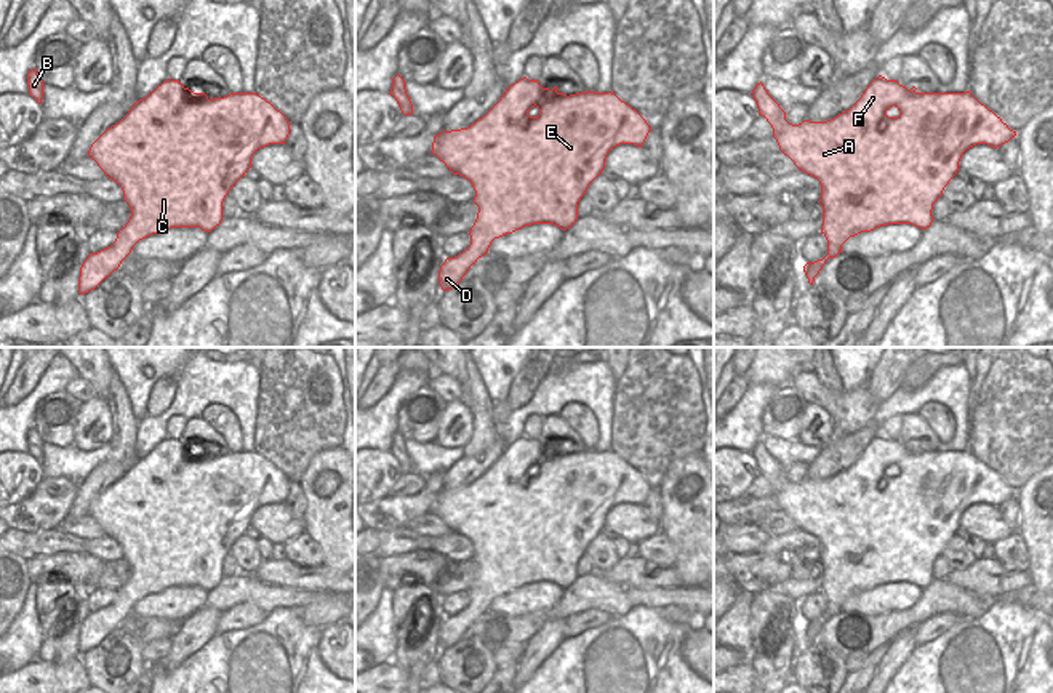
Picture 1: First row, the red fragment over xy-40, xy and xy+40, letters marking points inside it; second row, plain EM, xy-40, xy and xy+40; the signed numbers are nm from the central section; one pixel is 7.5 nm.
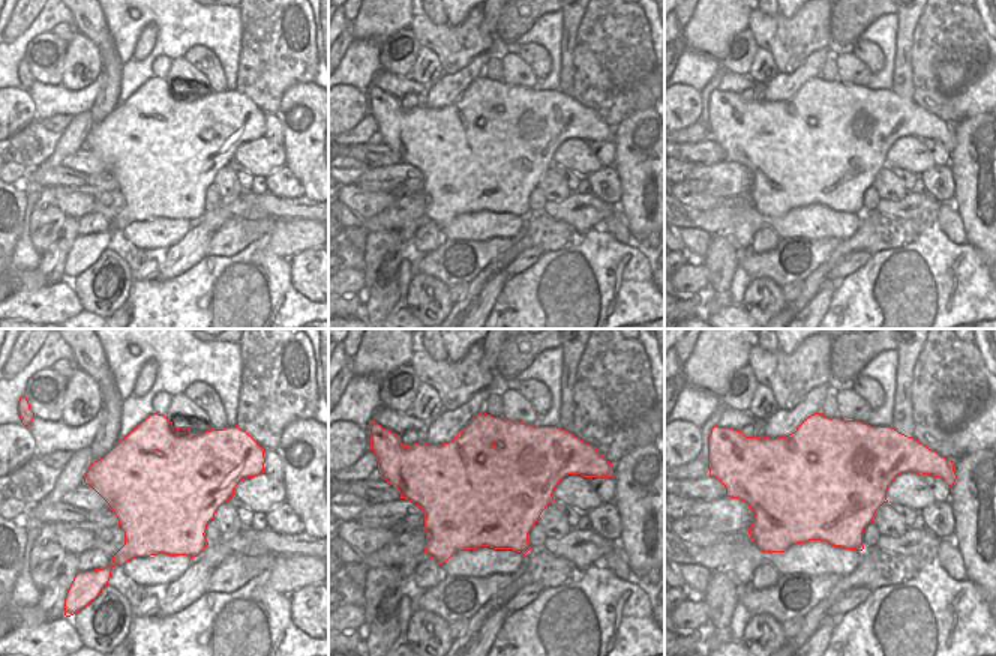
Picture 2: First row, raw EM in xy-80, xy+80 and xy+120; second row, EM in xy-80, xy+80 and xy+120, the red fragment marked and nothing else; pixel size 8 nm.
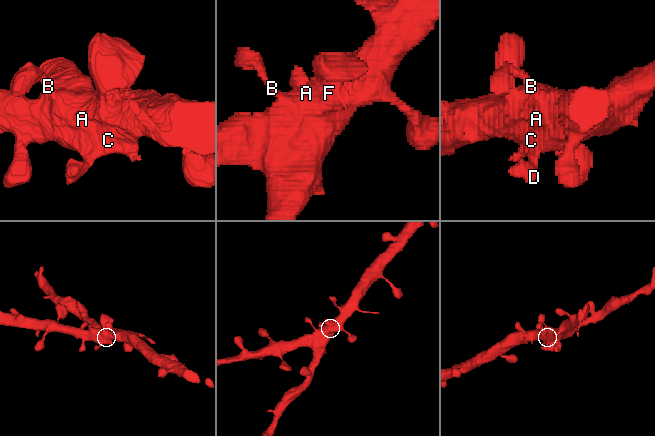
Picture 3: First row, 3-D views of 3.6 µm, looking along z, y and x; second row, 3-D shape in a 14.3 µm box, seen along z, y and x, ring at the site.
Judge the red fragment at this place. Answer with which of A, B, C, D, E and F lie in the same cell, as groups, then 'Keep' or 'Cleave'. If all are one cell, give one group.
Groups: A B C D E F. Keep

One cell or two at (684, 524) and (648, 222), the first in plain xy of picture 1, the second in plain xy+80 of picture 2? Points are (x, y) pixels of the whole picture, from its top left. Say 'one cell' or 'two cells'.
one cell

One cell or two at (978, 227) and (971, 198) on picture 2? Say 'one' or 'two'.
one

